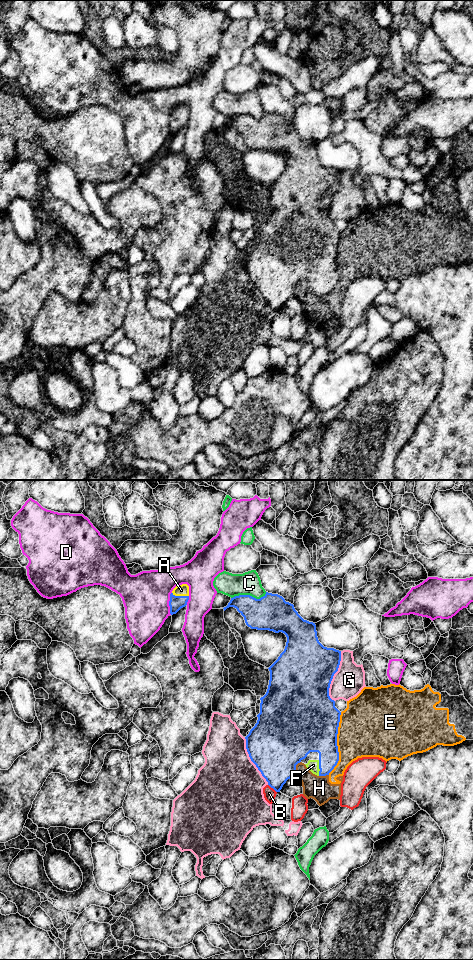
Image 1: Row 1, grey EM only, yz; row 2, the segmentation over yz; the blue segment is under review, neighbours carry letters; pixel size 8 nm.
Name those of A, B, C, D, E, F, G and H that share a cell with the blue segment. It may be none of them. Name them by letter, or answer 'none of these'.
A, F

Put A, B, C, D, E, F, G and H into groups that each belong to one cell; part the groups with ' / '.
A F / B / C / D / E H / G

